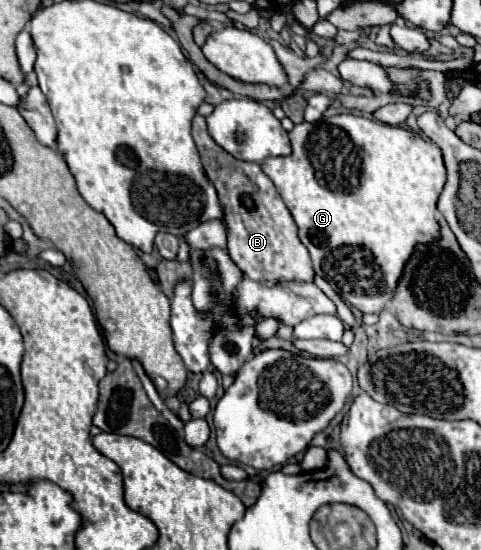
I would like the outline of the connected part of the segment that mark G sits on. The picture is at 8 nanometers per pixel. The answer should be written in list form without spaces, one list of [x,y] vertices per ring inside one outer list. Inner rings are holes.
[[[334,115],[334,117],[322,117],[316,123],[306,123],[306,121],[298,123],[290,131],[290,143],[292,143],[292,155],[268,157],[262,163],[262,171],[272,179],[278,193],[282,195],[284,203],[288,205],[288,209],[298,225],[300,241],[308,247],[308,251],[312,255],[314,271],[318,271],[318,275],[324,277],[328,283],[336,283],[336,285],[332,285],[332,289],[340,297],[344,297],[344,301],[350,303],[352,307],[360,309],[362,313],[380,313],[392,301],[394,291],[404,275],[406,261],[410,259],[416,243],[432,243],[432,241],[436,243],[440,237],[440,225],[436,221],[436,201],[438,201],[442,187],[446,183],[446,169],[444,169],[440,147],[436,147],[430,141],[424,141],[420,135],[416,135],[404,127],[394,127],[394,125],[386,125],[380,121],[370,121],[370,119],[364,119],[358,115]]]

